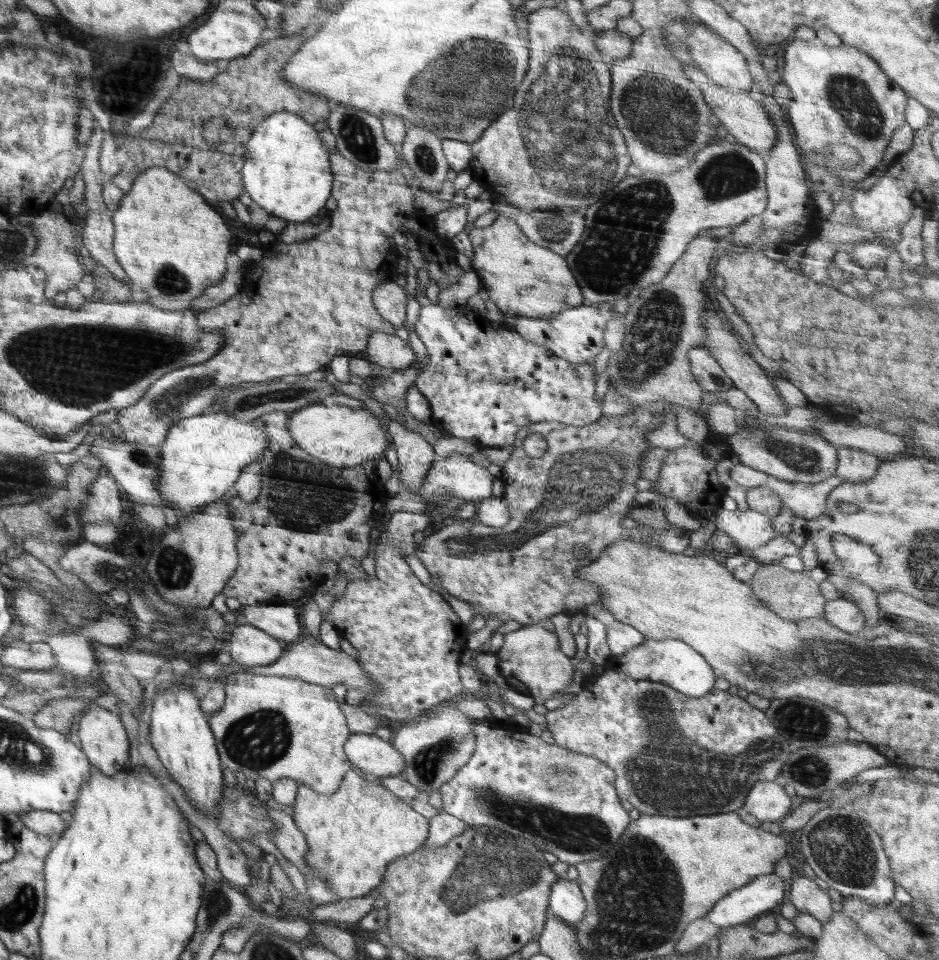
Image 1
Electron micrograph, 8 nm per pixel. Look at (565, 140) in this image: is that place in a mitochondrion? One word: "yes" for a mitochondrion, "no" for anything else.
yes

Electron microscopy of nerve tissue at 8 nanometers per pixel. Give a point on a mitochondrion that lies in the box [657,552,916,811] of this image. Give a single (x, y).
(800, 721)

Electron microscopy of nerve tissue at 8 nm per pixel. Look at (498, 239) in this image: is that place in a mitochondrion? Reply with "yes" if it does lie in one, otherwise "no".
no

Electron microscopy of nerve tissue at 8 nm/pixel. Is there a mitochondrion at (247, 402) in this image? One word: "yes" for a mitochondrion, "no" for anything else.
yes

